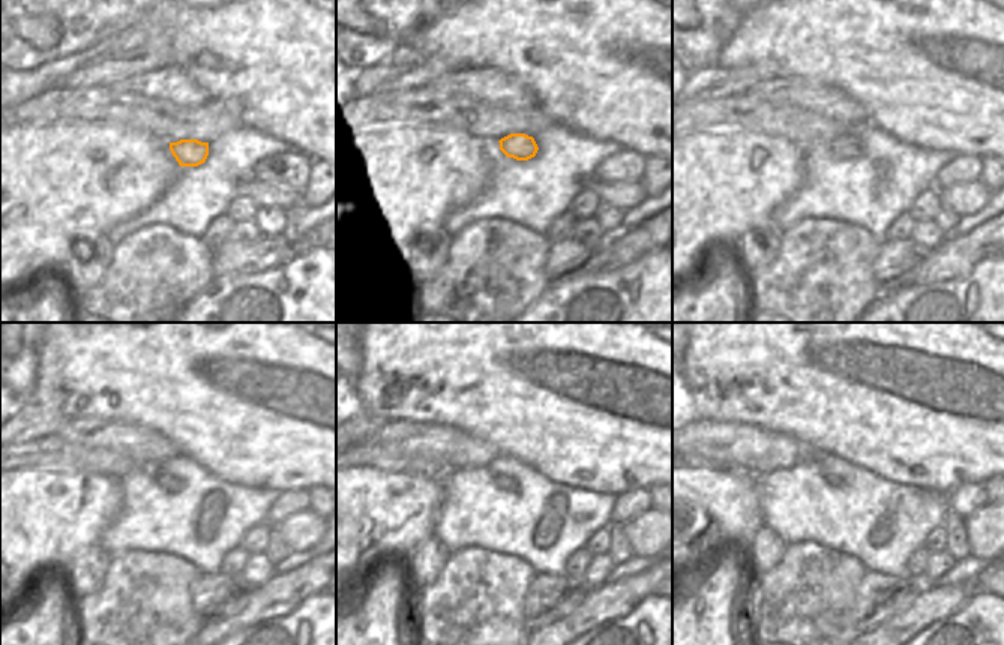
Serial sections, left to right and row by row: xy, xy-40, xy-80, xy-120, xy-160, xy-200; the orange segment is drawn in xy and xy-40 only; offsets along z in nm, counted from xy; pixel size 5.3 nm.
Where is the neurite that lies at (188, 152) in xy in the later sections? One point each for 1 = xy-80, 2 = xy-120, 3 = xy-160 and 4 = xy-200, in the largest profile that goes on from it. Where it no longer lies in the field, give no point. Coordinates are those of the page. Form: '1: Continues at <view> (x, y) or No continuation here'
1: Continues at xy-80 (845, 146)
2: Continues at xy-120 (170, 483)
3: Continues at xy-160 (503, 482)
4: Continues at xy-200 (832, 480)

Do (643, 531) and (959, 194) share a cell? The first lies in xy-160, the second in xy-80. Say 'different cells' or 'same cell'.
same cell

